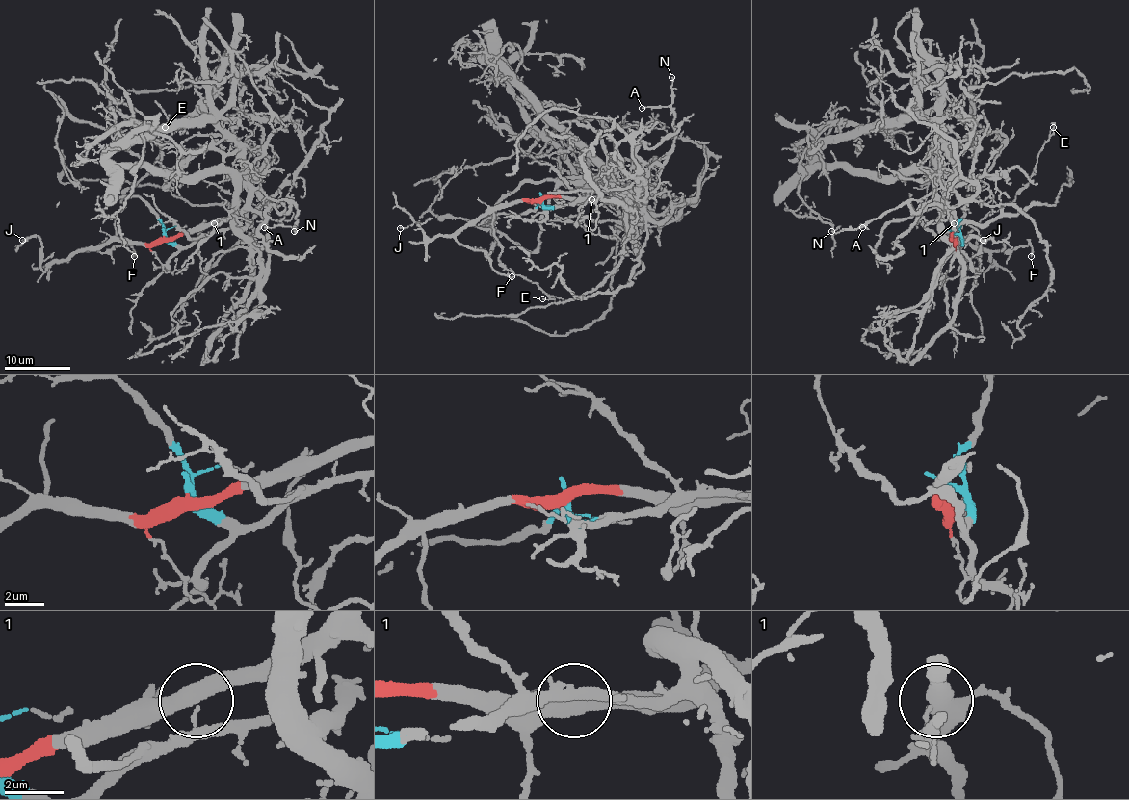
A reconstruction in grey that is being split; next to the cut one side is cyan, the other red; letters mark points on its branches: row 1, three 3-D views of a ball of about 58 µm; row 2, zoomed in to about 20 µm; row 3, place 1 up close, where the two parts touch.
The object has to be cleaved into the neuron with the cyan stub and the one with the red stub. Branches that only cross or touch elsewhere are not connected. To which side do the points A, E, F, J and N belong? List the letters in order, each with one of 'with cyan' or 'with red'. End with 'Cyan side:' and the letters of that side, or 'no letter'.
A: with red
E: with red
F: with red
J: with red
N: with red
Cyan side: no letter

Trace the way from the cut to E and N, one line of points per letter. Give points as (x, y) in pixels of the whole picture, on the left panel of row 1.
E: (163, 235), (149, 244), (121, 242), (115, 219), (123, 207), (121, 195), (170, 135), (165, 128)
N: (163, 235), (179, 237), (230, 219), (257, 189), (270, 199), (288, 199), (295, 206), (297, 220), (294, 230)

